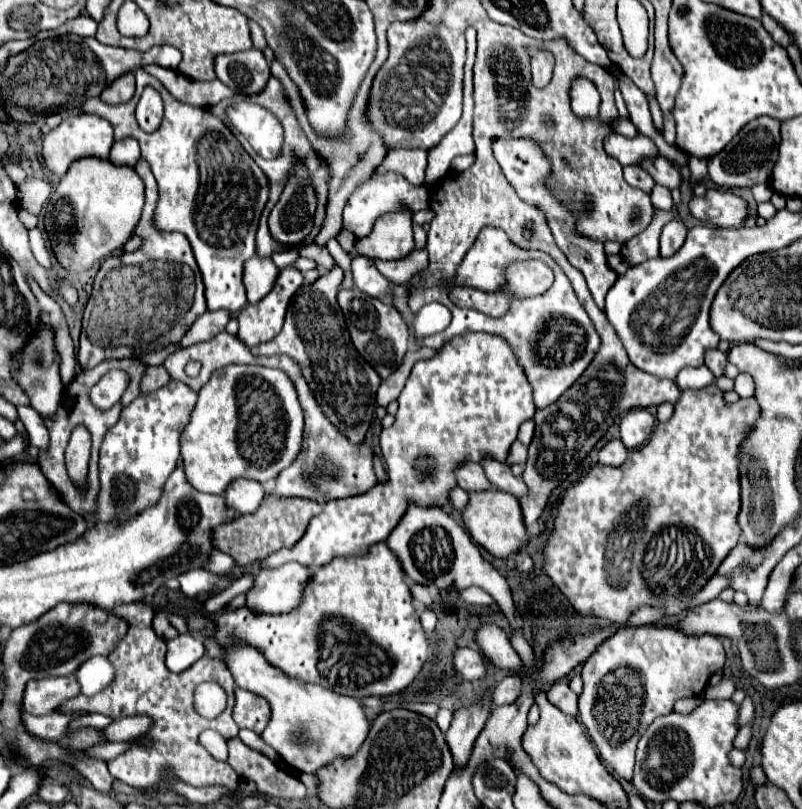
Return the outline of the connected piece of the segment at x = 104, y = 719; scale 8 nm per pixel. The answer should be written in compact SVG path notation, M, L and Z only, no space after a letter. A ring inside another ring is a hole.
M86 715L86 717L78 719L78 721L74 721L74 723L68 727L68 733L70 733L70 731L76 731L76 729L80 729L80 727L88 727L88 725L98 727L98 729L104 729L104 727L108 727L110 723L112 723L112 721L108 719L108 715Z

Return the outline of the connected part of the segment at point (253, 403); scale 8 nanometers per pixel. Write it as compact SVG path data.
M228 365L216 371L198 393L198 403L180 437L188 481L202 493L222 495L238 479L270 481L288 467L302 443L302 407L294 383L280 369Z

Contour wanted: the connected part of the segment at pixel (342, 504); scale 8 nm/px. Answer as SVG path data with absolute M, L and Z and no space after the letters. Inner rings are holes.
M490 333L454 337L434 359L418 361L406 379L398 405L398 413L412 415L396 413L394 425L380 433L386 481L360 497L324 503L324 511L310 521L304 537L292 549L280 549L266 557L258 565L260 569L274 569L290 561L318 569L334 557L364 555L372 543L388 539L408 503L420 503L420 507L450 505L448 493L458 485L454 469L462 463L482 463L484 459L506 463L518 427L536 413L524 369L516 363L510 345Z

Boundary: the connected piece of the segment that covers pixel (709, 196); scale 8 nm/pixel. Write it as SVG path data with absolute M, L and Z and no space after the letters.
M708 189L704 197L692 197L688 207L696 219L724 229L738 229L748 217L748 203L742 197L720 189Z

